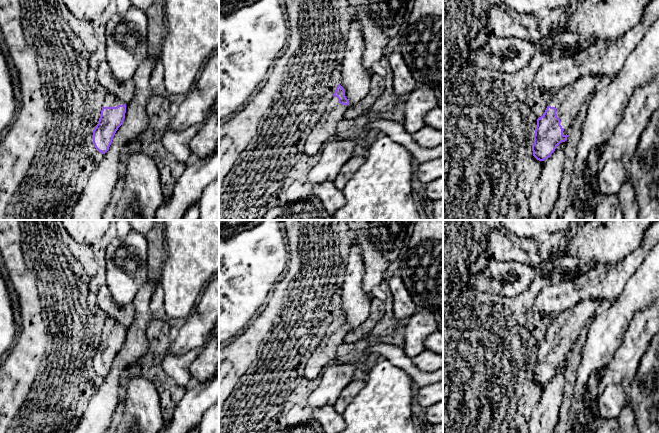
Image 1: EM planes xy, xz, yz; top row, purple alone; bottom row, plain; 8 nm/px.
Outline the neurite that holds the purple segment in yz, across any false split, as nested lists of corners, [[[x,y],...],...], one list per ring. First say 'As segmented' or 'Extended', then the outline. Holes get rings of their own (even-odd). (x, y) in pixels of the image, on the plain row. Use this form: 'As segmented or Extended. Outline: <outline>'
Extended. Outline: [[[585,299],[556,315],[544,338],[537,343],[532,369],[537,384],[549,382],[557,370],[566,365],[580,334],[604,303],[600,299]]]

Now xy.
Extended. Outline: [[[107,317],[92,359],[95,372],[102,378],[109,374],[116,355],[123,348],[125,337],[126,328],[115,319]]]

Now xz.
Extended. Outline: [[[339,308],[322,340],[317,345],[305,365],[304,377],[314,380],[321,376],[329,362],[337,358],[337,349],[344,342],[349,325],[343,311]]]

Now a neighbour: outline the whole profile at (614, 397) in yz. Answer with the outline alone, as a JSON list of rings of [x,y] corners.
[[[609,384],[597,397],[599,416],[605,419],[617,419],[628,403],[630,403],[628,389],[620,384]]]

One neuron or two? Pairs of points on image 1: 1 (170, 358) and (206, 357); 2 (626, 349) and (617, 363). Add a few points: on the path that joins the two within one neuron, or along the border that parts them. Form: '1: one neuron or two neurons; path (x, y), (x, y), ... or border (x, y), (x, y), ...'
1: one neuron; path (179, 360), (197, 360)
2: one neuron; path (626, 352), (620, 360)

